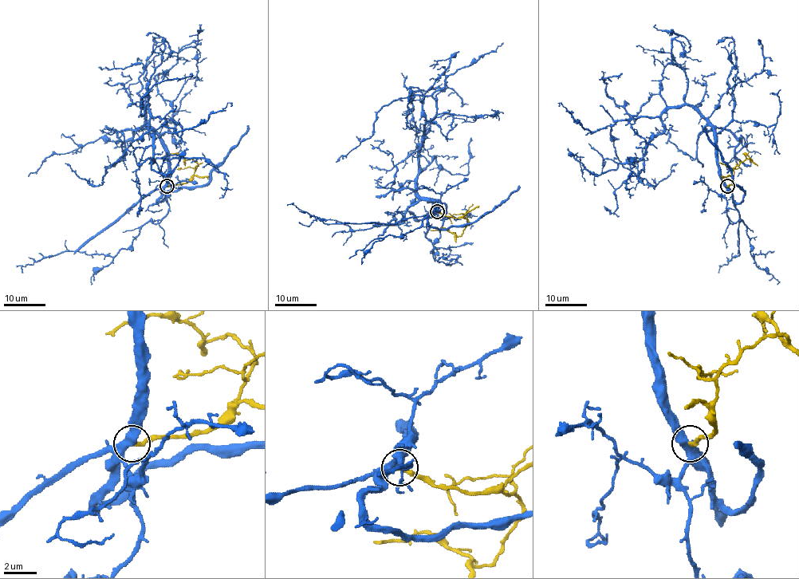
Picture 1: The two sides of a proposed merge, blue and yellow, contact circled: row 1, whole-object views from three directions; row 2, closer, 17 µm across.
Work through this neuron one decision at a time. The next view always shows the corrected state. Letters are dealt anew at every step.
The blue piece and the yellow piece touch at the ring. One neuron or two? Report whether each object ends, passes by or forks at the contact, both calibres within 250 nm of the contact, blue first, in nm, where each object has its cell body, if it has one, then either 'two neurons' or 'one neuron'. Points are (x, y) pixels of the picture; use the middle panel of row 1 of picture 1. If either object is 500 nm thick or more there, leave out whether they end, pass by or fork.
blue passes by; yellow ends there; 480 nm thick on the blue side, 260 nm on the other; no cell body on blue; no cell body on yellow; one neuron

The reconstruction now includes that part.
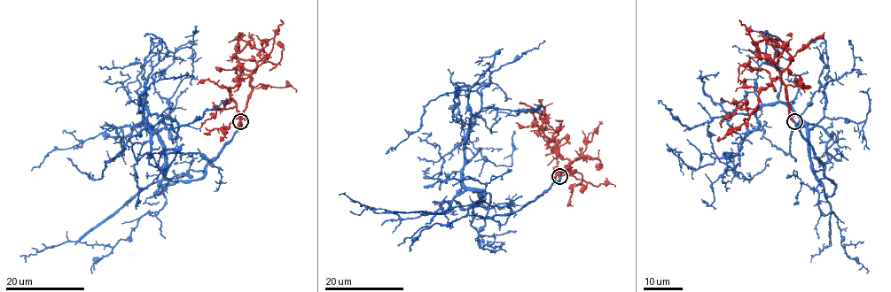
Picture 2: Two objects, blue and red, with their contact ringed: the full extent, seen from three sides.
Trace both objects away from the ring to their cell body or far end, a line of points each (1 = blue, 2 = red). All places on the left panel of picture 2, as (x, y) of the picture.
1: (240, 121), (201, 178), (155, 195), (163, 143), (145, 103), (162, 117), (100, 179), (66, 157)
2: (240, 121), (251, 90), (243, 70), (250, 74), (256, 65), (237, 51), (238, 41), (248, 42), (227, 60)

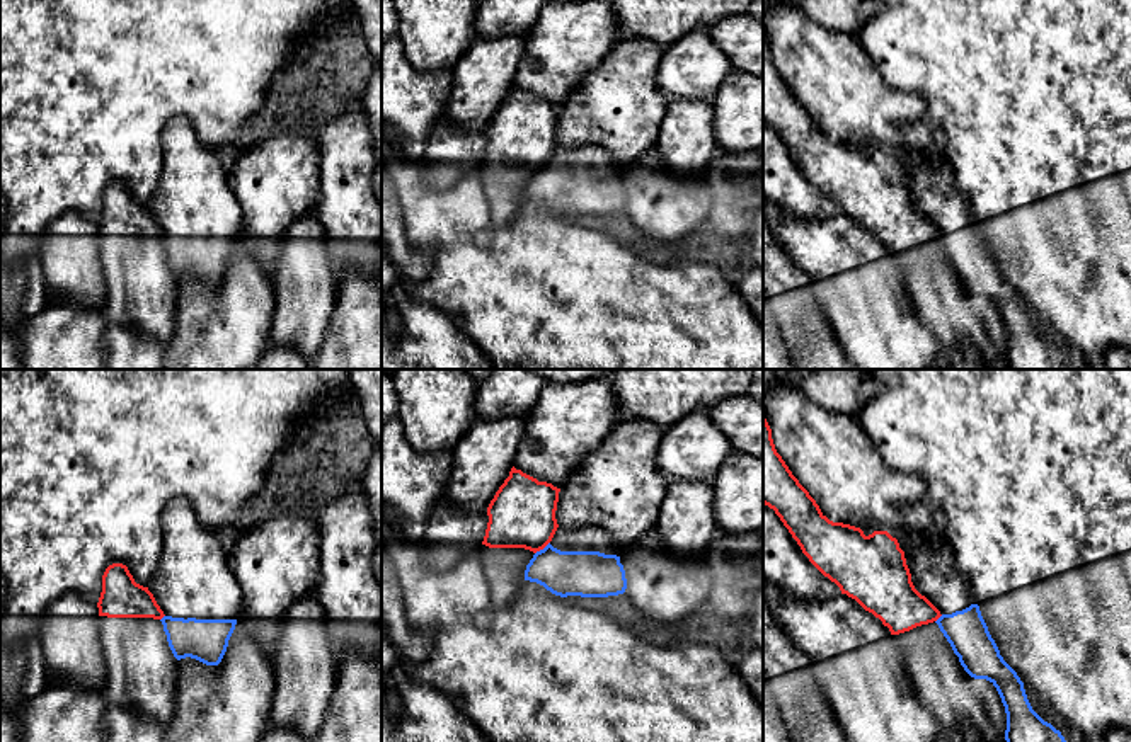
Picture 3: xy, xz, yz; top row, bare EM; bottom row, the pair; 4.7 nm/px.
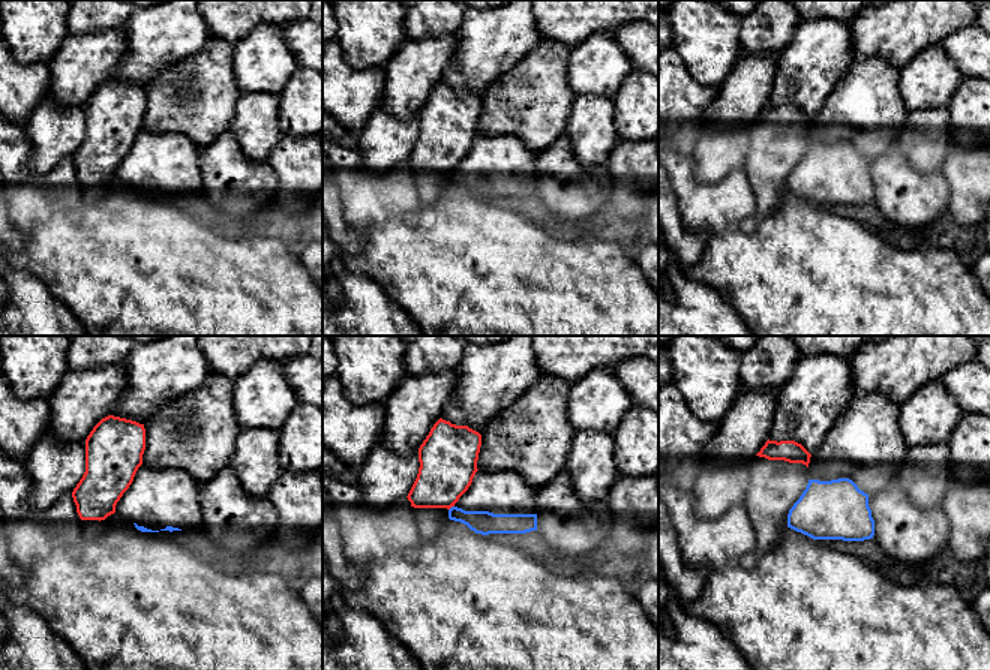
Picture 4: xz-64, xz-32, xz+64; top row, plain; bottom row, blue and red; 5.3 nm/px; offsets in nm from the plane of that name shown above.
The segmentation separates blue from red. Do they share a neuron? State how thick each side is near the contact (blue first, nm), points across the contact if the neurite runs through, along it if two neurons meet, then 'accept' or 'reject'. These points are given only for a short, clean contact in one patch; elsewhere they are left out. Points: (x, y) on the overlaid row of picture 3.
220 nm thick on the blue side, 320 nm on the other; border along xz (549, 542), (535, 553); reject

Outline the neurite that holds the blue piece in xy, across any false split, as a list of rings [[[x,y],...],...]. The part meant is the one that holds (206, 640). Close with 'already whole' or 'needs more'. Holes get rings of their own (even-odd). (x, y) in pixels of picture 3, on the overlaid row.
[[[175,497],[165,507],[164,548],[146,587],[165,614],[160,621],[174,657],[218,665],[242,616],[242,589],[218,534],[201,524],[187,499]]] | needs more

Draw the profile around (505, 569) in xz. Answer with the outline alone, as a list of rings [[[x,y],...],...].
[[[516,470],[487,507],[487,529],[477,558],[491,587],[491,609],[504,608],[525,582],[533,555],[554,538],[560,488]]]

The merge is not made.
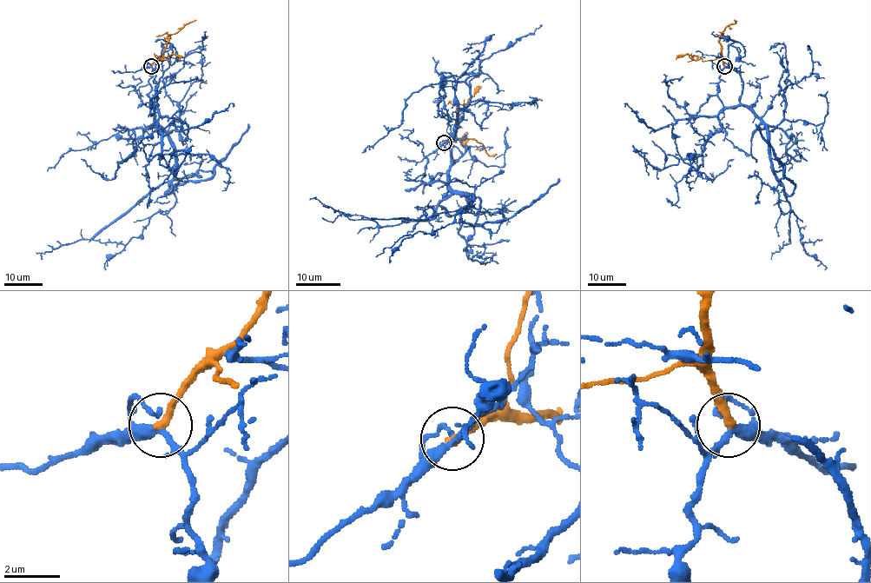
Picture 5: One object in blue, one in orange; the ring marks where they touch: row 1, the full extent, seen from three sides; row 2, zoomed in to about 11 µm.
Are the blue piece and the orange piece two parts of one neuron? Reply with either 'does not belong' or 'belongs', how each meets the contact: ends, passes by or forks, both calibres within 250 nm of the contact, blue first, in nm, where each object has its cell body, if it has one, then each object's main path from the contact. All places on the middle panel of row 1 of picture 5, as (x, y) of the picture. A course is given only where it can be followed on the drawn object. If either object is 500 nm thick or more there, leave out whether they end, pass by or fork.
does not belong; blue passes by; orange ends there; 280 nm thick on the blue side, 320 nm on the other; no cell body on blue; no cell body on orange; blue runs (445, 142), (450, 134), (449, 187), (470, 194), (472, 201), (468, 205), (425, 219), (351, 220), (317, 196); orange runs (445, 142), (465, 136), (478, 142), (490, 155), (497, 154)

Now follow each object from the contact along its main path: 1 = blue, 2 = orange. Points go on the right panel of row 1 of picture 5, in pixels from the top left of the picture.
1: (724, 67), (717, 97), (725, 107), (746, 106), (766, 125), (770, 169), (789, 204), (790, 242), (770, 259)
2: (724, 66), (719, 38), (724, 29), (735, 23), (735, 19)

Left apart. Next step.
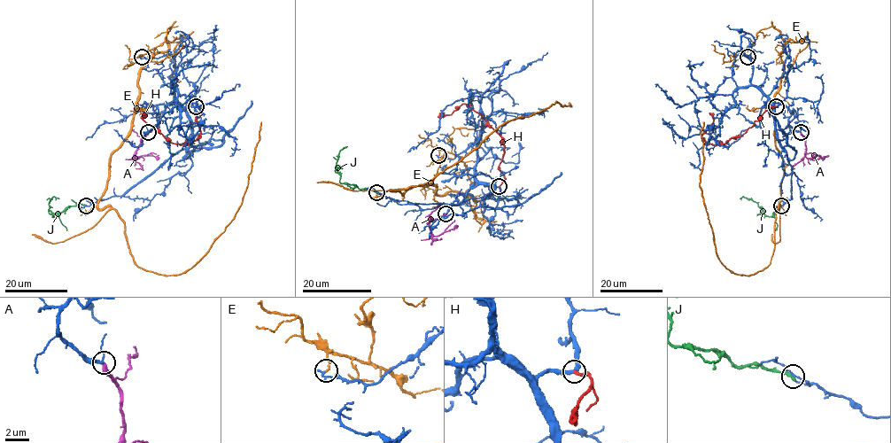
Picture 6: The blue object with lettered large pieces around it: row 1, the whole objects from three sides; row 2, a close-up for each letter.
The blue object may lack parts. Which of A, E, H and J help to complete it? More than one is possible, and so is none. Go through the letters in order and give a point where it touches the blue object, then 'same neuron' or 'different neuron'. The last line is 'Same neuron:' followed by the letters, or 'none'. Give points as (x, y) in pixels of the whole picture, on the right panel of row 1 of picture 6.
A: (801, 132) | same neuron
E: (747, 57) | different neuron
H: (776, 106) | different neuron
J: (781, 205) | different neuron
Same neuron: A

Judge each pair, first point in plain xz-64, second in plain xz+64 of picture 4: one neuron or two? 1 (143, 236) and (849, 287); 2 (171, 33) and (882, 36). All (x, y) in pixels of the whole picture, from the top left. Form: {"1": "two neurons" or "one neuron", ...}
{"1": "one neuron", "2": "two neurons"}

